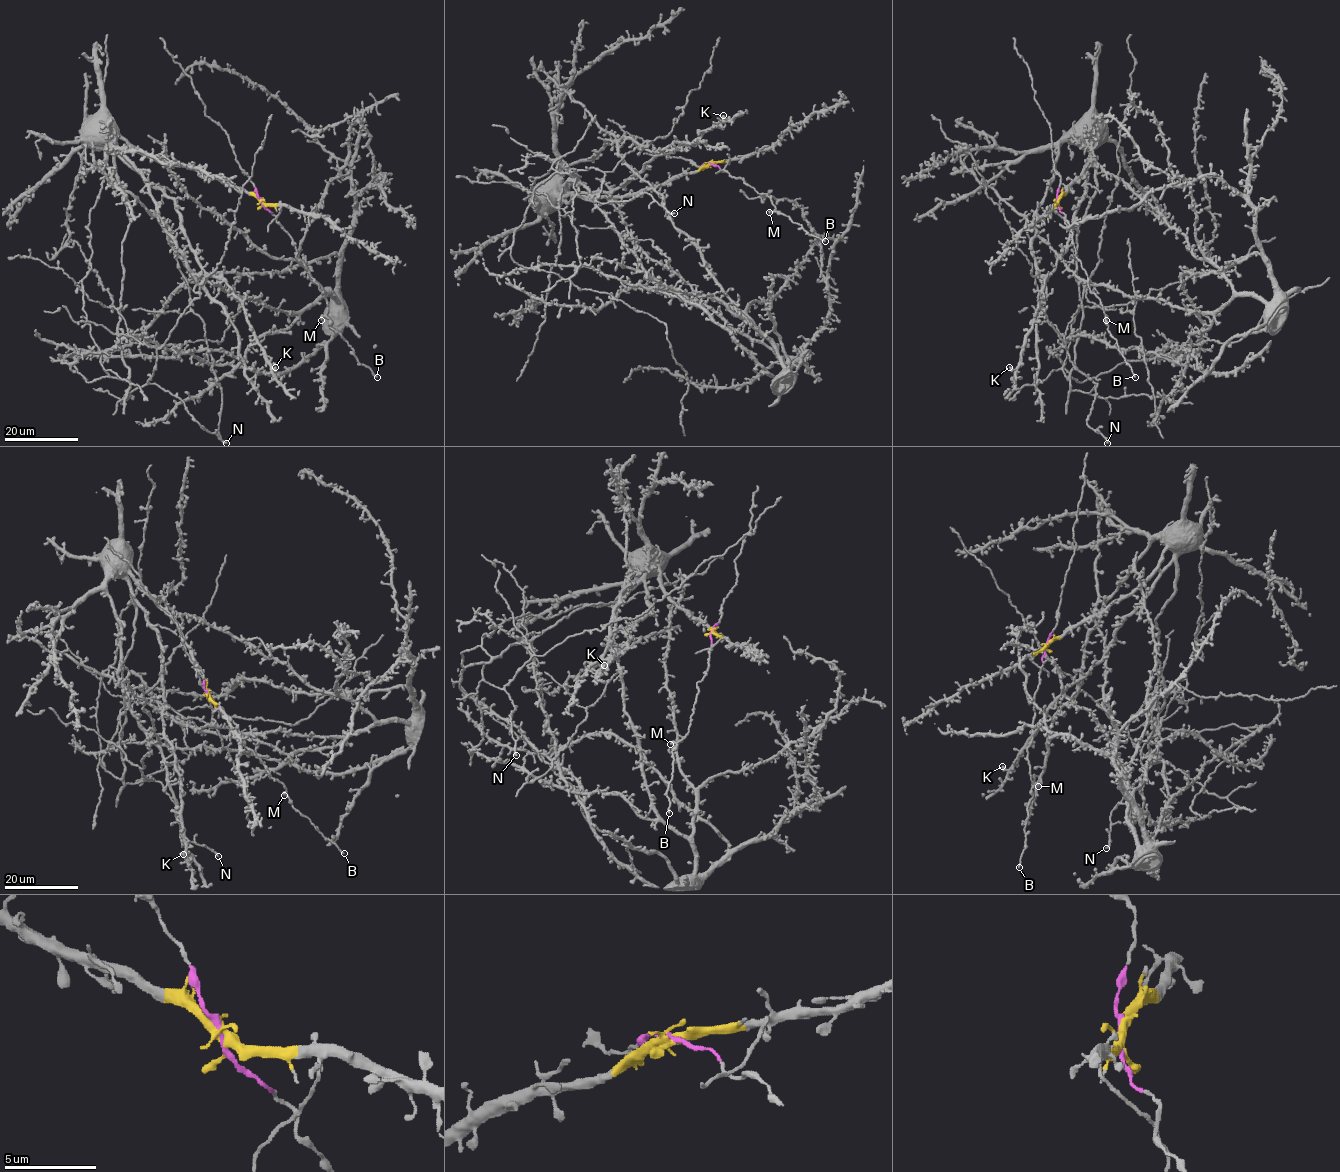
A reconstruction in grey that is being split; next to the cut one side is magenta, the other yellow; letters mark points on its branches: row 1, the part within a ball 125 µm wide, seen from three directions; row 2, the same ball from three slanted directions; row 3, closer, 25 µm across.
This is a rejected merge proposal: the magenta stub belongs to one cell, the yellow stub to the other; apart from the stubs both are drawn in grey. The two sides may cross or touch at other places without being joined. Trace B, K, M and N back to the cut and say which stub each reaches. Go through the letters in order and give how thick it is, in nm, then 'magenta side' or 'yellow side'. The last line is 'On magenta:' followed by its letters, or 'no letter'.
B: 170 nm thick; magenta side
K: 280 nm thick; yellow side
M: 360 nm thick; magenta side
N: 280 nm thick; yellow side
On magenta: B, M

